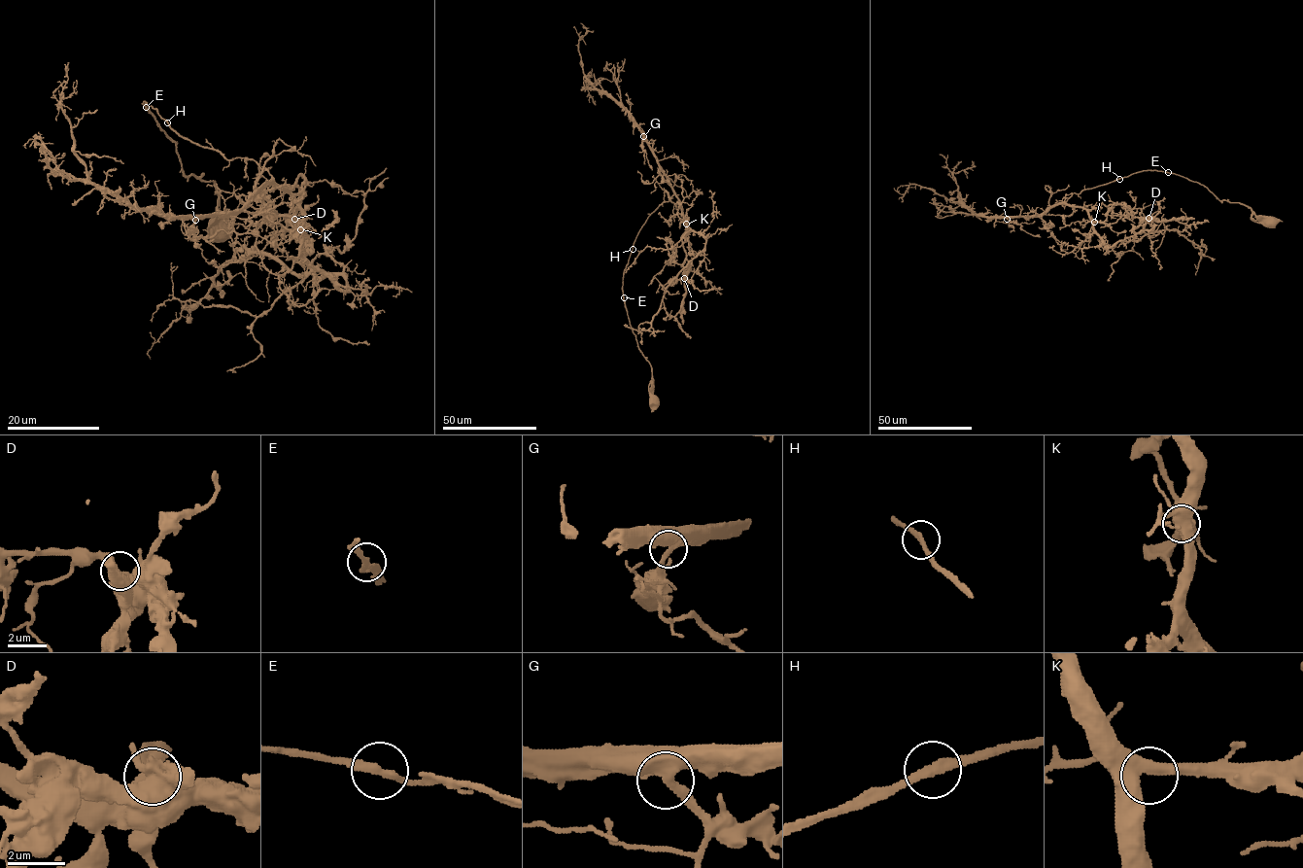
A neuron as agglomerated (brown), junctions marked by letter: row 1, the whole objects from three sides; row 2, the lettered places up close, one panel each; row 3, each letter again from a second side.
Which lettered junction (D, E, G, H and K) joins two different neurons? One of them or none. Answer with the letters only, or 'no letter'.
no letter

